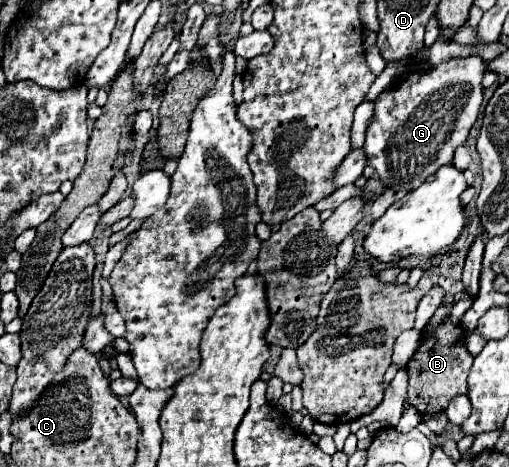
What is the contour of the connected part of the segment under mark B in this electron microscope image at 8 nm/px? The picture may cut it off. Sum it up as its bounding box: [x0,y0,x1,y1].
[406,319,472,415]

